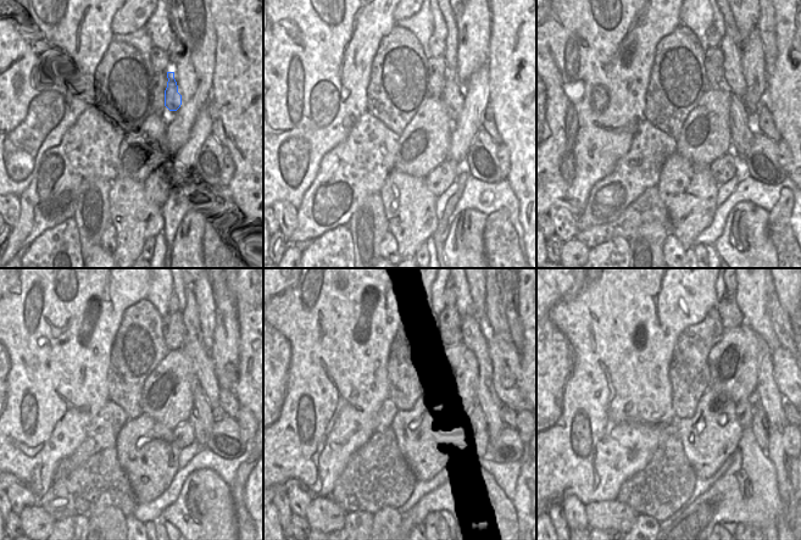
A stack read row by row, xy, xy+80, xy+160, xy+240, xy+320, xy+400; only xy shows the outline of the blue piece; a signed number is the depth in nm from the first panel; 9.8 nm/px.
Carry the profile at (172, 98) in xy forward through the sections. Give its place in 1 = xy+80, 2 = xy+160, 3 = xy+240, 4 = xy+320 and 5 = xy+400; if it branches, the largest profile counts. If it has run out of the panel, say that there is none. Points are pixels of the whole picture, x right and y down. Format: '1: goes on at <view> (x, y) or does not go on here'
1: goes on at xy+80 (452, 95)
2: goes on at xy+160 (743, 132)
3: goes on at xy+240 (202, 416)
4: goes on at xy+320 (482, 435)
5: goes on at xy+400 (760, 424)

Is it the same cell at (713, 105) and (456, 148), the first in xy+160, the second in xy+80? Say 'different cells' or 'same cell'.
different cells

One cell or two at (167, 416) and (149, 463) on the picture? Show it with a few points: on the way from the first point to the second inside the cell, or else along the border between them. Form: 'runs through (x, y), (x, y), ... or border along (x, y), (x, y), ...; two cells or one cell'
border along (143, 412), (172, 430); two cells

